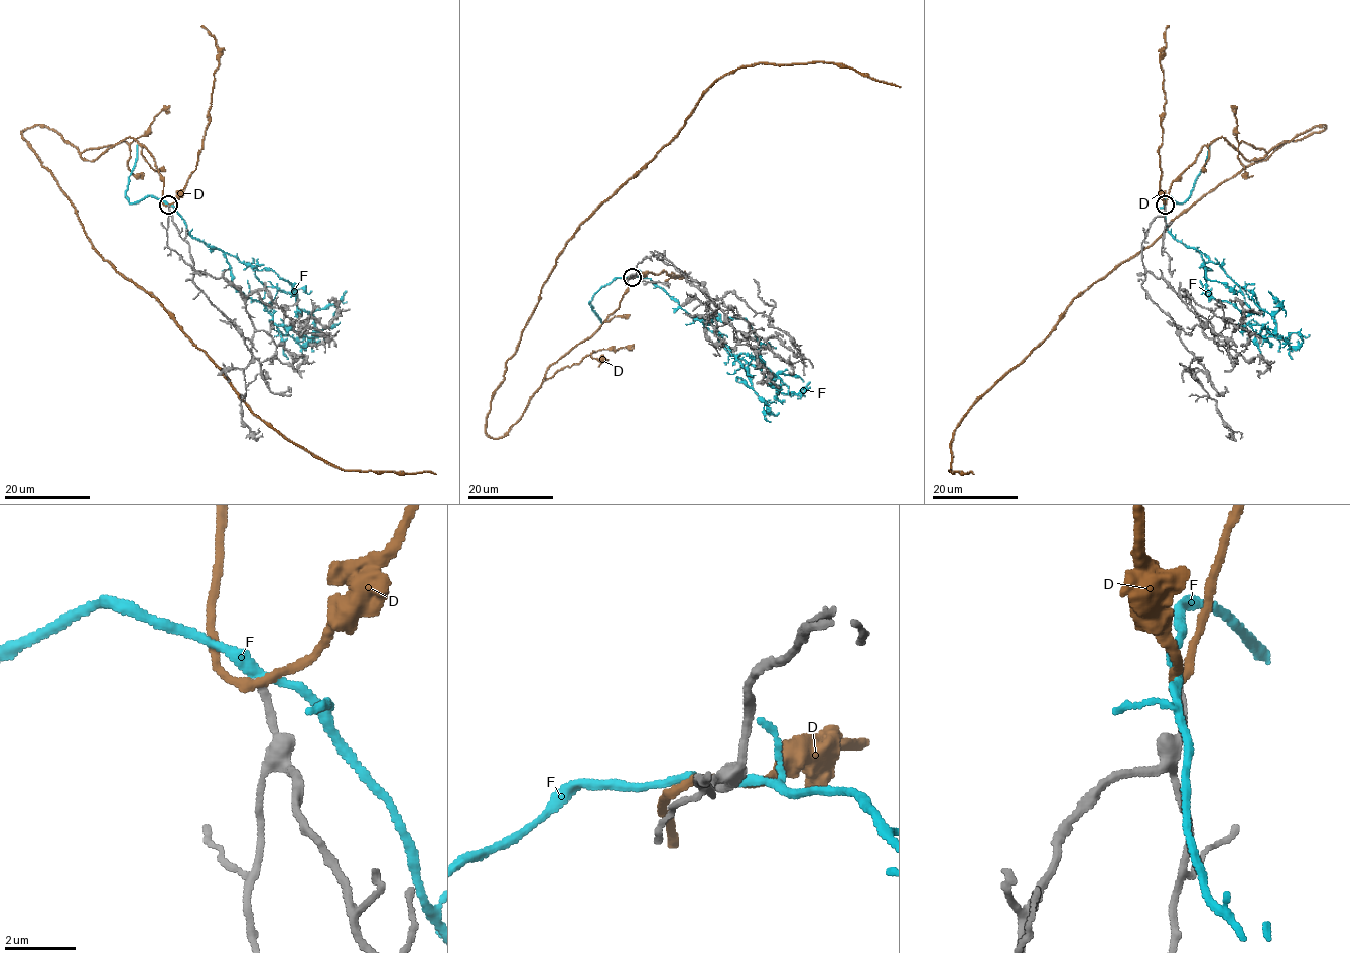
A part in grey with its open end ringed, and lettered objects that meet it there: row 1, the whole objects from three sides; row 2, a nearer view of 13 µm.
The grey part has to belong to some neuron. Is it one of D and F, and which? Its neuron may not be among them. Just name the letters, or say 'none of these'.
F

